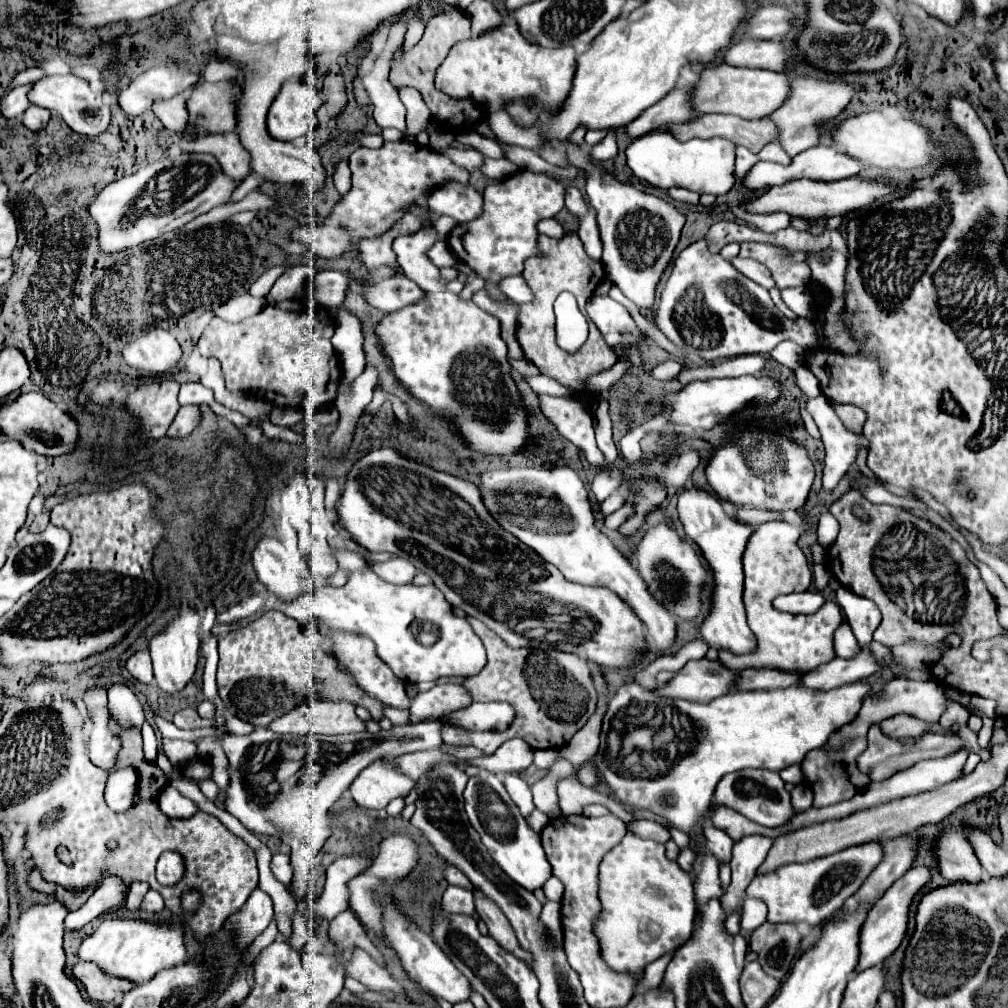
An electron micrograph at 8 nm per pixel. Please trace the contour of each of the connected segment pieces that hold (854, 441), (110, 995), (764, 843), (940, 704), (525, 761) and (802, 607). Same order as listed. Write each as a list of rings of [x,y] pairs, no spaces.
[[[824,396],[810,398],[806,402],[806,410],[818,424],[826,448],[822,486],[824,490],[832,490],[856,460],[858,448],[868,448],[868,440],[864,436],[848,432]]]
[[[78,962],[78,964],[74,964],[72,966],[72,978],[76,978],[84,986],[84,992],[96,1004],[114,1002],[122,994],[126,994],[128,990],[134,988],[134,984],[128,982],[128,980],[104,976],[98,970],[98,966],[90,964],[90,962]]]
[[[758,834],[744,836],[740,842],[734,844],[732,860],[730,860],[732,884],[728,886],[728,892],[720,900],[724,910],[730,912],[730,910],[742,906],[744,892],[746,892],[748,884],[752,882],[752,878],[756,876],[758,866],[764,862],[770,846],[772,846],[772,840],[766,836],[758,836]]]
[[[892,678],[892,680],[888,680],[888,682],[884,684],[882,692],[872,694],[872,696],[868,696],[868,698],[864,700],[864,704],[862,704],[862,708],[860,708],[860,712],[858,712],[858,718],[856,718],[852,724],[844,726],[844,728],[840,730],[840,734],[832,734],[826,746],[834,748],[834,746],[840,746],[846,738],[866,736],[868,726],[870,726],[872,722],[882,722],[884,718],[890,718],[890,716],[902,714],[902,712],[912,714],[912,716],[918,716],[918,718],[922,718],[922,720],[926,720],[926,722],[934,722],[934,720],[938,720],[940,714],[944,712],[944,704],[946,704],[944,690],[942,690],[942,686],[934,684],[932,680],[930,680],[930,682],[914,682],[914,680]]]
[[[512,738],[504,742],[494,756],[490,758],[478,758],[478,766],[494,772],[494,774],[504,774],[504,772],[522,772],[526,770],[534,760],[534,750],[520,738]]]
[[[806,590],[800,594],[786,594],[786,596],[776,596],[772,606],[776,606],[782,612],[792,612],[792,614],[812,614],[824,604],[824,596],[816,590]]]

